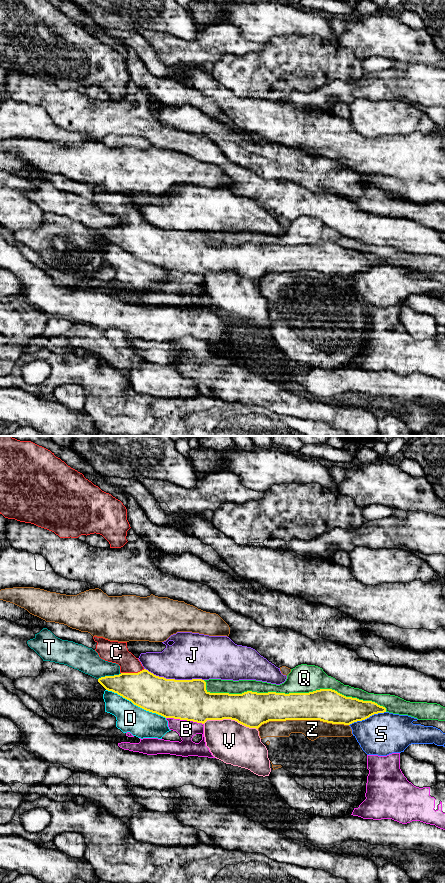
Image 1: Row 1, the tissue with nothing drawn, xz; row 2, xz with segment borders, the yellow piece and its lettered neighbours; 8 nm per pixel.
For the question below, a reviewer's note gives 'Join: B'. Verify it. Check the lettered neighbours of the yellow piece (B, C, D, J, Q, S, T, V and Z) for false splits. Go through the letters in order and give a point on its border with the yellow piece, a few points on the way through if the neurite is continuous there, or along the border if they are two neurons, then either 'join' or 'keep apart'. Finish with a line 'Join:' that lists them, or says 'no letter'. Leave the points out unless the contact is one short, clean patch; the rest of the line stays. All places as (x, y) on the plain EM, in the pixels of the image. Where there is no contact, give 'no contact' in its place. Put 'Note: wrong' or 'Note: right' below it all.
B: meets yellow in xz at (185, 271); keep apart
C: meets yellow in xz at (132, 225); runs through xz (155, 246), (132, 225), (130, 218), (116, 204); join
D: meets yellow in xz at (136, 257); keep apart
J: meets yellow in xz at (174, 231); keep apart
Q: meets yellow in xz at (293, 245); keep apart
S: meets yellow in xz at (367, 269); keep apart
T: meets yellow in xz at (109, 228); keep apart
V: meets yellow in xz at (230, 270); keep apart
Z: meets yellow in xz at (302, 271); keep apart
Join: C
Note: wrong

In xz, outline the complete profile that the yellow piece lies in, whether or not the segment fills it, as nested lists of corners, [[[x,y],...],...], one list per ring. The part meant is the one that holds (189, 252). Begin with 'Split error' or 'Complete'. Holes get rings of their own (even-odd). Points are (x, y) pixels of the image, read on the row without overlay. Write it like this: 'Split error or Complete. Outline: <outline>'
Split error. Outline: [[[93,189],[97,195],[95,203],[105,213],[120,218],[120,226],[105,228],[98,234],[131,253],[134,257],[161,267],[165,270],[193,273],[204,276],[207,272],[231,271],[258,281],[269,273],[320,272],[332,276],[350,277],[374,266],[386,264],[386,260],[372,253],[346,249],[332,241],[320,241],[309,245],[257,245],[247,243],[242,246],[210,245],[202,231],[175,232],[159,229],[146,222],[138,210],[128,203],[127,194],[110,193],[103,189]]]

